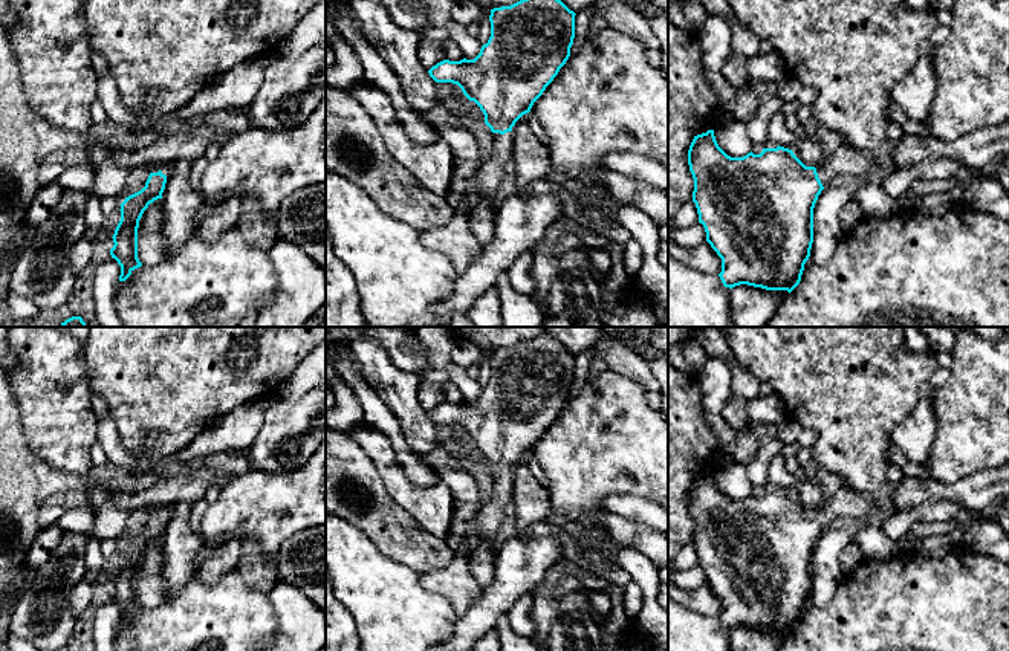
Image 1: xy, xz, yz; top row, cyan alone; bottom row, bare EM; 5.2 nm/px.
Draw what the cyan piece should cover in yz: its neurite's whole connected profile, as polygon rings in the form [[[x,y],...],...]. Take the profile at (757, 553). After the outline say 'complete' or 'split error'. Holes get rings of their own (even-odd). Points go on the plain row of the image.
[[[714,472],[694,478],[688,492],[688,507],[694,521],[693,544],[697,550],[699,565],[705,570],[706,584],[722,601],[719,619],[723,628],[732,631],[748,627],[790,636],[800,627],[804,607],[810,599],[813,550],[818,538],[833,523],[844,518],[862,520],[876,506],[878,501],[870,501],[867,495],[852,489],[847,483],[829,503],[822,503],[815,510],[806,509],[792,492],[780,487],[777,491],[763,491],[760,497],[751,494],[743,500],[731,500],[719,489]]]; split error

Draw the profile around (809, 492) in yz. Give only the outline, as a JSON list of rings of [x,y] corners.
[[[815,480],[800,481],[792,494],[806,509],[816,510],[822,504],[822,487]]]

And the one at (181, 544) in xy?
[[[179,501],[170,509],[171,513],[162,535],[165,602],[170,602],[188,581],[196,578],[199,552],[203,546],[202,536],[191,529],[191,503]]]

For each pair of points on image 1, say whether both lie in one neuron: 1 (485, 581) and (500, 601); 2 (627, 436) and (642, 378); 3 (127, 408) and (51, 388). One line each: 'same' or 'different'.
1: different
2: different
3: different

